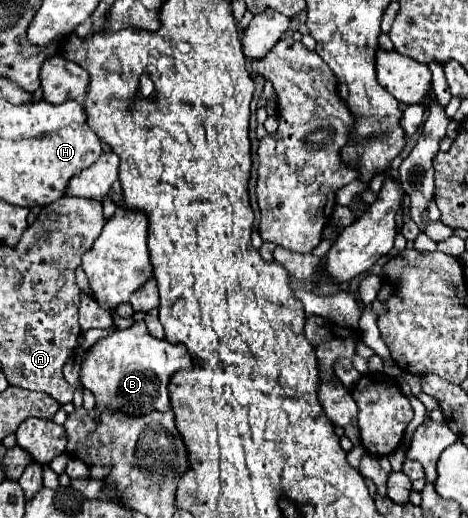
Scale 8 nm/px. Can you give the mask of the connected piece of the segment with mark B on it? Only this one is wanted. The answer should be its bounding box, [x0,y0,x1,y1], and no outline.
[81,323,195,415]

